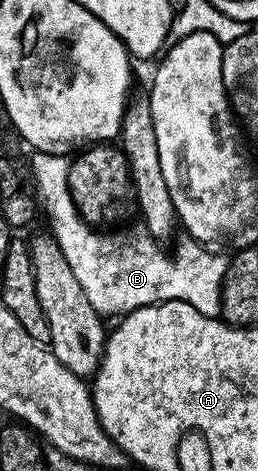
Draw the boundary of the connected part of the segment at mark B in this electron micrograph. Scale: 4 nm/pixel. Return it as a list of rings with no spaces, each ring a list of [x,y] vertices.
[[[35,151],[31,159],[31,175],[35,178],[34,190],[37,192],[38,202],[47,209],[47,215],[51,218],[50,234],[57,241],[61,253],[65,253],[65,261],[73,268],[73,273],[77,277],[77,282],[81,284],[81,289],[85,289],[85,294],[89,297],[89,302],[93,304],[93,309],[104,317],[122,317],[131,311],[136,311],[142,307],[148,307],[154,303],[164,303],[165,301],[185,301],[197,309],[197,313],[205,313],[205,317],[216,318],[221,309],[221,293],[225,269],[227,268],[228,256],[218,255],[218,250],[202,243],[196,243],[190,237],[183,237],[183,240],[175,247],[175,256],[166,255],[162,251],[160,244],[146,233],[140,235],[102,235],[102,230],[93,229],[92,224],[86,223],[75,207],[75,202],[69,190],[69,169],[71,168],[68,156],[50,155],[44,151]]]

